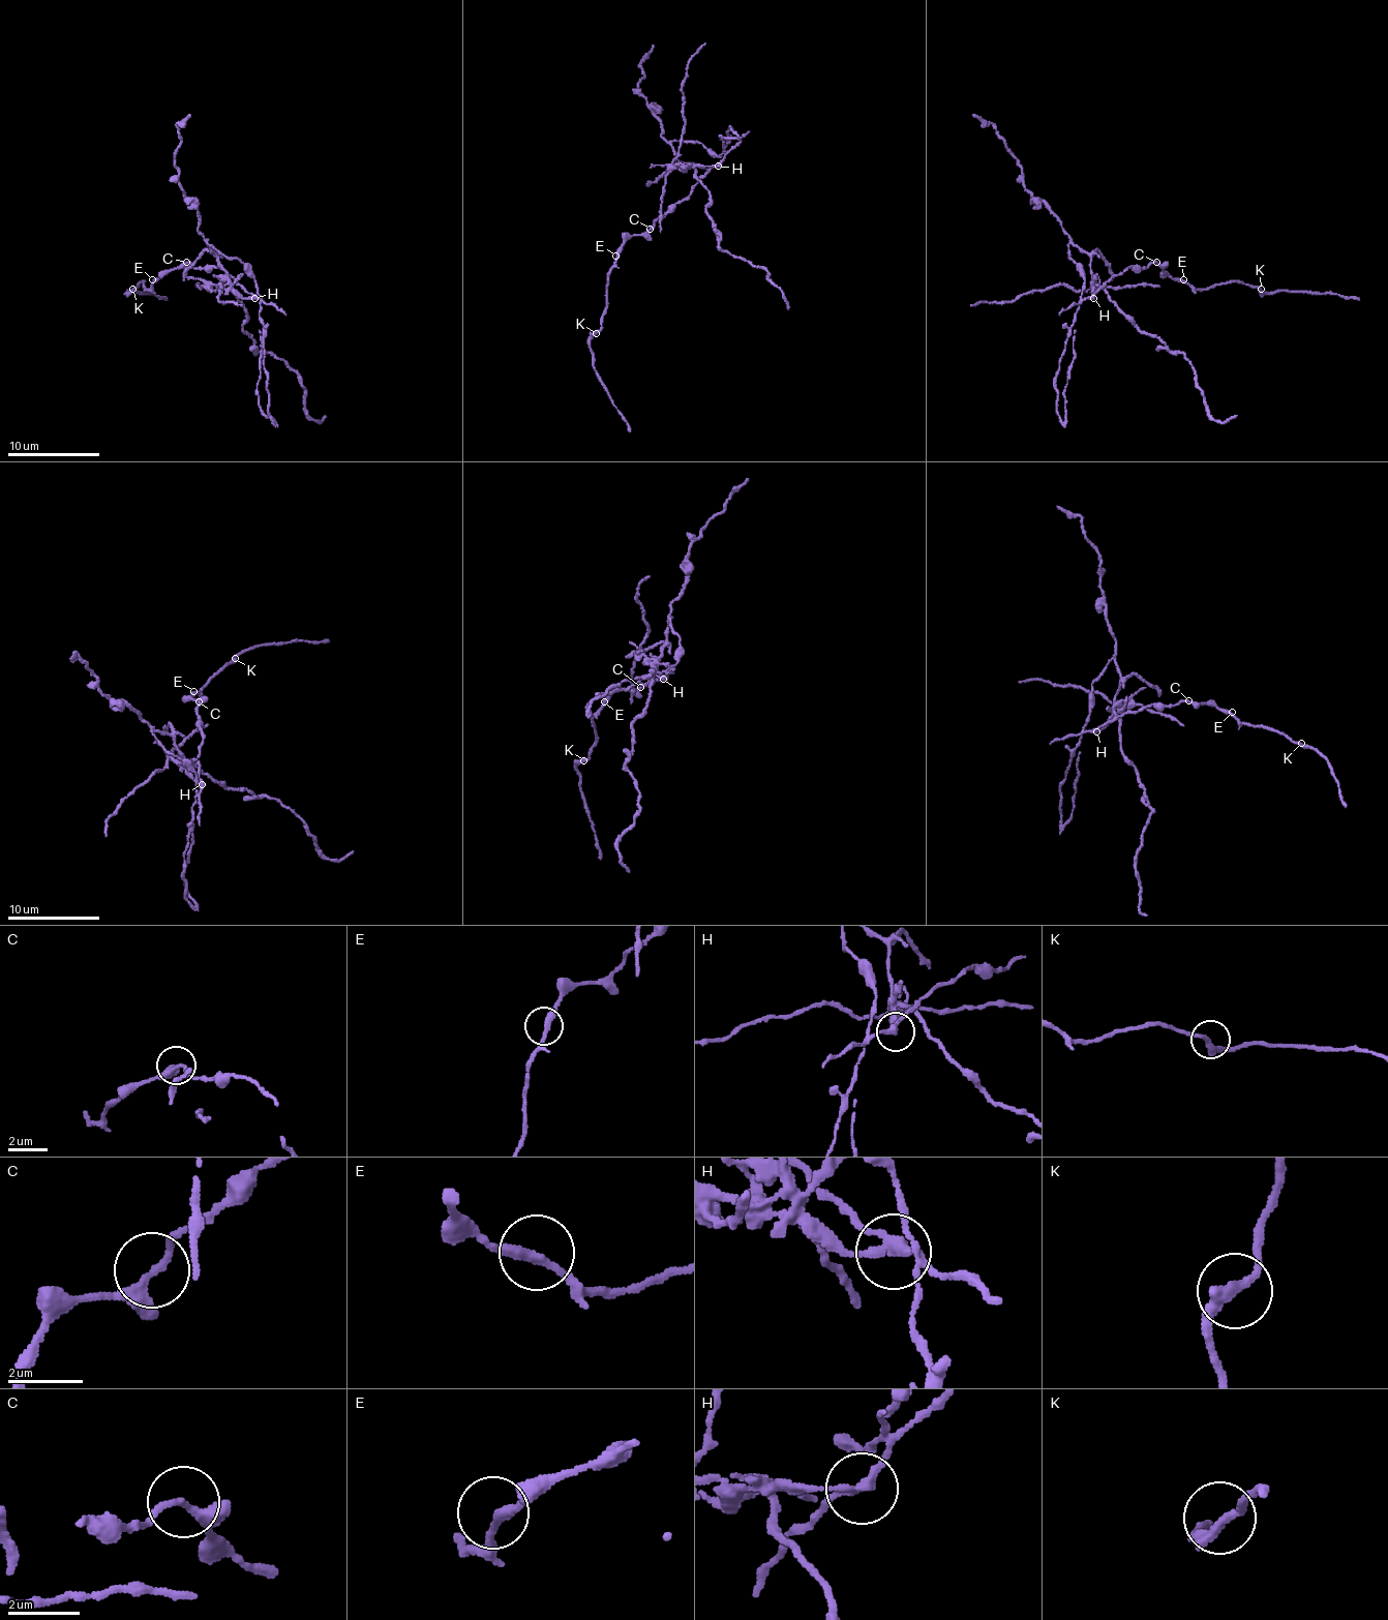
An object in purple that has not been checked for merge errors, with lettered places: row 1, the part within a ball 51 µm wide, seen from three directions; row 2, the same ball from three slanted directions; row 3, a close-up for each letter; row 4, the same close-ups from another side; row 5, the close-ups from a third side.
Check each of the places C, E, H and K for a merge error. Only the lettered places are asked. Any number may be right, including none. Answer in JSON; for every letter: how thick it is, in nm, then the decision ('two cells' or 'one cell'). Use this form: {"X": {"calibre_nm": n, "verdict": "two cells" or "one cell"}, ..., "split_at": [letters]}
{"C": {"calibre_nm": 200, "verdict": "one cell"}, "E": {"calibre_nm": 280, "verdict": "one cell"}, "H": {"calibre_nm": 220, "verdict": "two cells"}, "K": {"calibre_nm": 280, "verdict": "one cell"}, "split_at": ["H"]}

